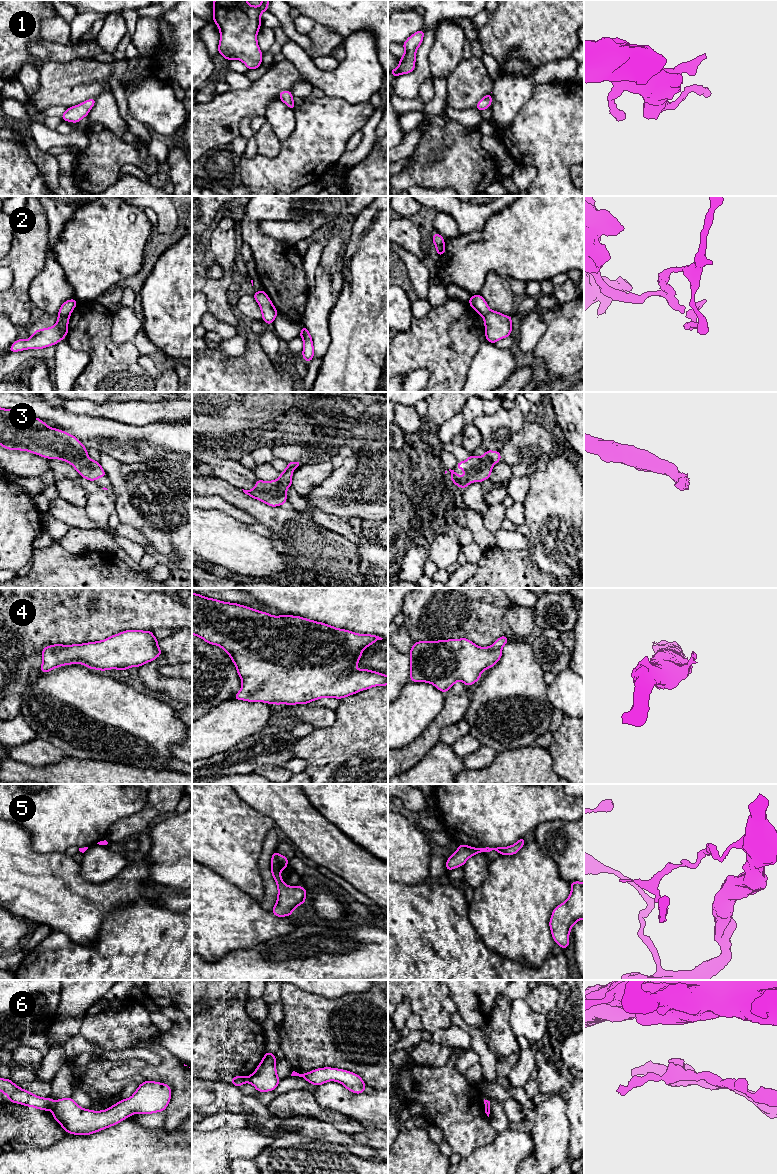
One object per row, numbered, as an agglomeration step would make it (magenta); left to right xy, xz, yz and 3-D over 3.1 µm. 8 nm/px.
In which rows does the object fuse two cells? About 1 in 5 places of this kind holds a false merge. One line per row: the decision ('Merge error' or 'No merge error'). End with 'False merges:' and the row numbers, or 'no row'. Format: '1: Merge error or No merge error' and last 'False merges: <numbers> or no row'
1: No merge error
2: Merge error
3: No merge error
4: No merge error
5: No merge error
6: Merge error
False merges: 2, 6

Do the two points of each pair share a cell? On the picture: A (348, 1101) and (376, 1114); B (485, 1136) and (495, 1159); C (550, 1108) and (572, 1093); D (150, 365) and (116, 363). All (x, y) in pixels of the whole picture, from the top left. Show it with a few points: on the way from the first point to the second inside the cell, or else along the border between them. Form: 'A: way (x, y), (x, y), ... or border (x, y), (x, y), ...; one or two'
A: way (355, 1107), (369, 1109); one
B: border (497, 1132), (490, 1142), (477, 1147), (468, 1156); two
C: border (564, 1096), (567, 1118), (569, 1120); two
D: border (140, 355), (138, 363), (155, 381); two

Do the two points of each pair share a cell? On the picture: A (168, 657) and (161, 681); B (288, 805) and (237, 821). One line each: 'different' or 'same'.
A: same
B: different

